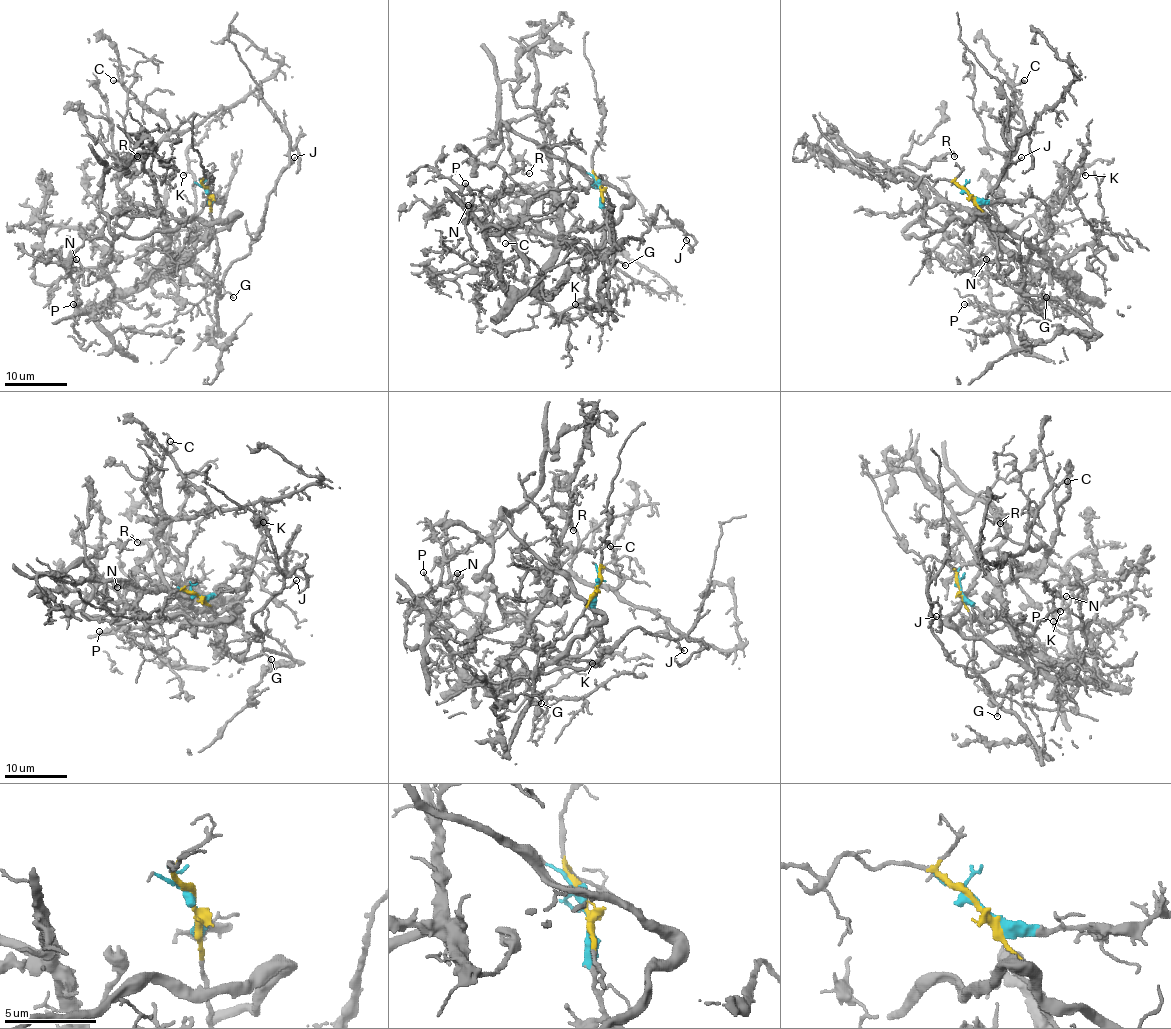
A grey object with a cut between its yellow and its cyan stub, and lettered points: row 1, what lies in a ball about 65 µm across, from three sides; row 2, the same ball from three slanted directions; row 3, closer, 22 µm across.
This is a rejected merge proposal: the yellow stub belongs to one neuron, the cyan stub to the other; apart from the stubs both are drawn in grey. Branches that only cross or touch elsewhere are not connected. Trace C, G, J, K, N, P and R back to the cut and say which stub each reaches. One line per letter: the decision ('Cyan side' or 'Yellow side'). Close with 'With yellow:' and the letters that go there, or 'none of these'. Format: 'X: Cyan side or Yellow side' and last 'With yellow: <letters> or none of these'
C: Cyan side
G: Yellow side
J: Yellow side
K: Cyan side
N: Cyan side
P: Cyan side
R: Cyan side
With yellow: G, J

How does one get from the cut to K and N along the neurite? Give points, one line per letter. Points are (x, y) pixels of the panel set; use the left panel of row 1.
K: (207, 194), (212, 202), (221, 200), (210, 197), (195, 216), (195, 177), (190, 172), (182, 175)
N: (207, 194), (221, 200), (210, 197), (195, 219), (193, 243), (100, 309), (75, 306), (83, 268), (75, 259)

